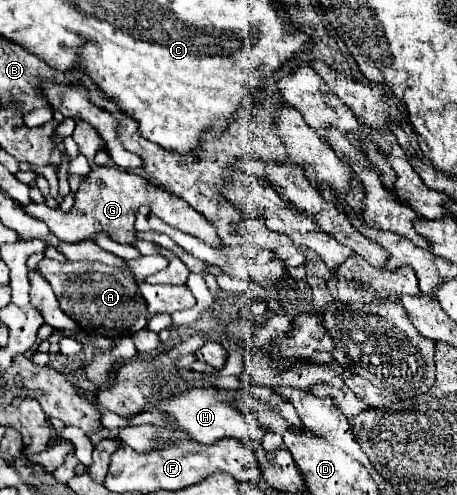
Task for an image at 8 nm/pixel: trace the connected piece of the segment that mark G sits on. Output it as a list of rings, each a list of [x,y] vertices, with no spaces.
[[[93,167],[83,177],[81,185],[75,193],[75,207],[71,213],[65,213],[61,209],[49,209],[43,203],[29,203],[29,205],[23,205],[21,209],[25,209],[27,215],[33,215],[35,219],[45,221],[49,231],[53,231],[53,235],[57,235],[57,239],[65,239],[65,243],[77,243],[81,239],[91,237],[93,233],[107,231],[115,241],[129,245],[135,239],[133,223],[135,223],[135,213],[141,205],[149,205],[151,211],[165,223],[169,223],[181,231],[189,231],[191,235],[207,241],[209,245],[221,245],[221,239],[217,237],[215,227],[205,219],[205,215],[195,211],[187,201],[181,201],[177,195],[171,195],[171,193],[159,189],[157,185],[149,183],[147,179],[143,179],[135,173],[117,169],[117,167]]]

